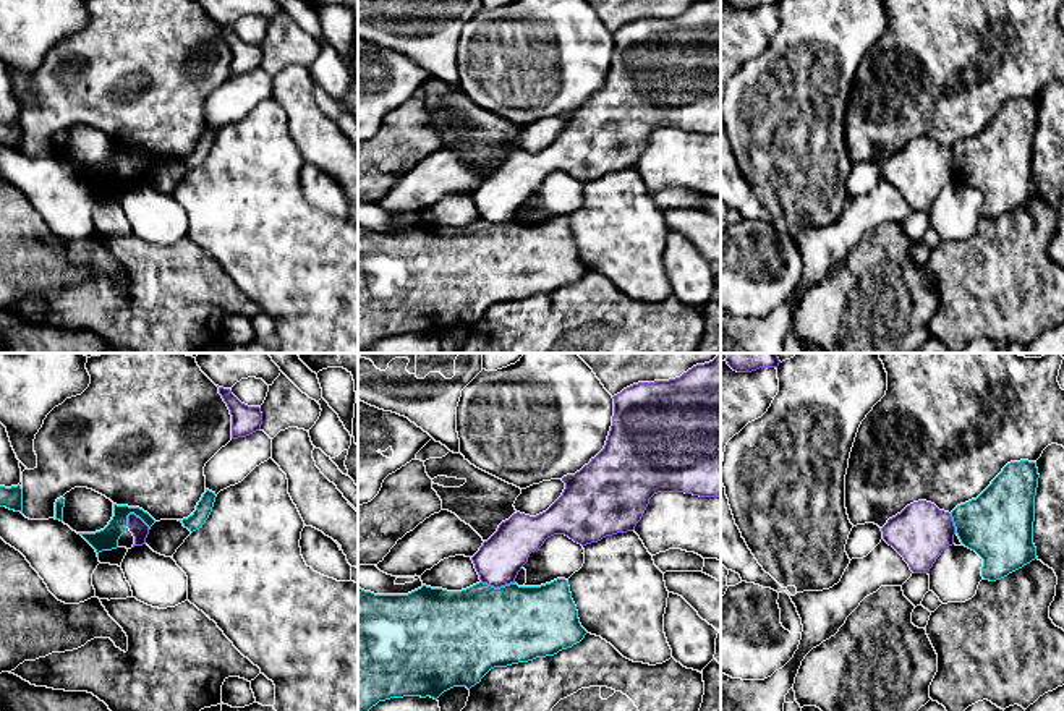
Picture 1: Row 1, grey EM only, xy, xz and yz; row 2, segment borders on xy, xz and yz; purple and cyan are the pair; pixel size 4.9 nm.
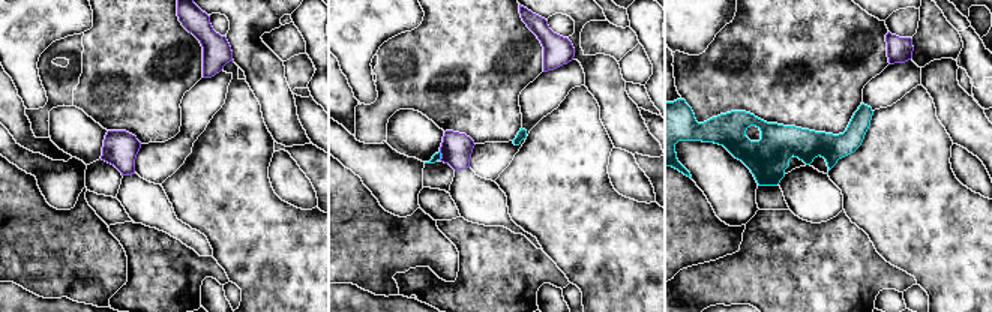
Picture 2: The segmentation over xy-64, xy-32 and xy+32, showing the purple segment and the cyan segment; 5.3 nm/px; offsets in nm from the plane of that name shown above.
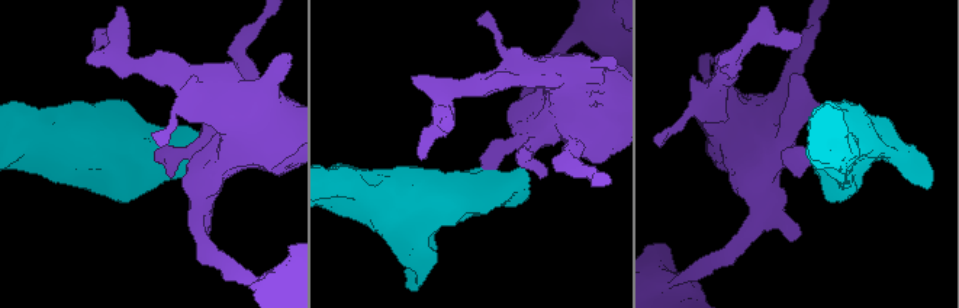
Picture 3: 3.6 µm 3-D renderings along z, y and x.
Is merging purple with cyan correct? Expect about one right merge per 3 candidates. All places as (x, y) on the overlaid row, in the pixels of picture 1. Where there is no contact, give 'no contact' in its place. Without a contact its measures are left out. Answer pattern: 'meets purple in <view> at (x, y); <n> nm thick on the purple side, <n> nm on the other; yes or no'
meets purple in xy at (138, 517); 90 nm thick on the purple side, 110 nm on the other; no

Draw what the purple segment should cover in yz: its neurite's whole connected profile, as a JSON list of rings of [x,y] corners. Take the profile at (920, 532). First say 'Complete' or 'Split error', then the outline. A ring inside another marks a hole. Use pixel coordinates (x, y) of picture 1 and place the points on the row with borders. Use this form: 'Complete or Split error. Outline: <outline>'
Complete. Outline: [[[918,500],[889,518],[881,531],[913,573],[928,573],[941,552],[954,544],[955,526],[949,512]]]

